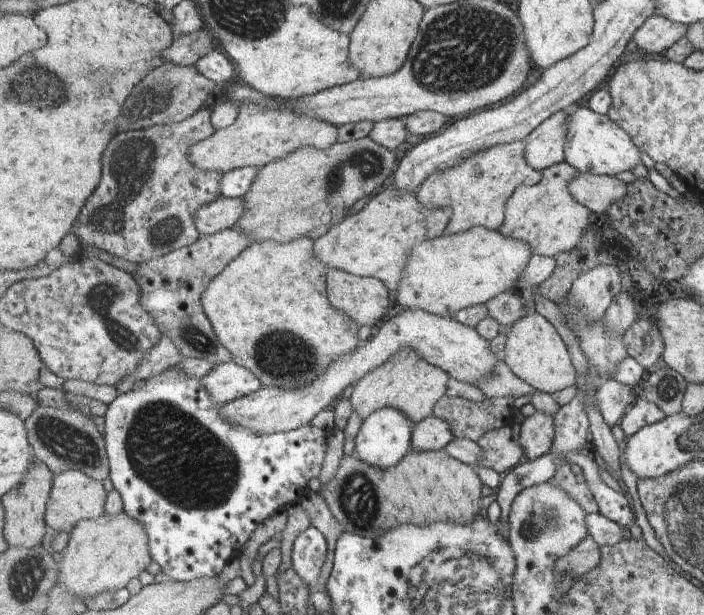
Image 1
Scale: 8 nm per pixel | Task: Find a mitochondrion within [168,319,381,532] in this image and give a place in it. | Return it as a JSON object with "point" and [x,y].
{"point":[285,362]}

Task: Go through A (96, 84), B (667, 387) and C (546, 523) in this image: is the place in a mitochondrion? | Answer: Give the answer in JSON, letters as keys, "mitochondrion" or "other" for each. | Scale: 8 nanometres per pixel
{"A":"other","B":"mitochondrion","C":"mitochondrion"}

